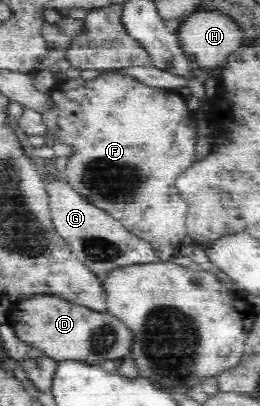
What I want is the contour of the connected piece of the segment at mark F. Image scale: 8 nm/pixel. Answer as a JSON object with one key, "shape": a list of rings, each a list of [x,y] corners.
{"shape":[[[128,67],[102,70],[94,79],[83,79],[78,77],[76,79],[61,80],[50,89],[49,94],[58,107],[56,127],[57,140],[73,146],[74,149],[72,156],[68,158],[64,176],[74,189],[78,189],[79,192],[83,193],[94,205],[111,213],[120,221],[124,228],[128,229],[132,234],[137,235],[137,237],[140,237],[140,240],[146,241],[151,246],[158,261],[173,262],[176,255],[180,254],[181,242],[187,234],[186,219],[189,207],[184,194],[175,186],[174,181],[176,181],[176,177],[178,177],[184,169],[188,169],[188,167],[192,165],[192,159],[194,159],[194,141],[196,141],[197,137],[196,122],[193,114],[190,113],[186,107],[186,98],[175,91],[175,89],[168,87],[152,87],[151,85],[136,79],[133,75],[130,75],[127,69]]]}

